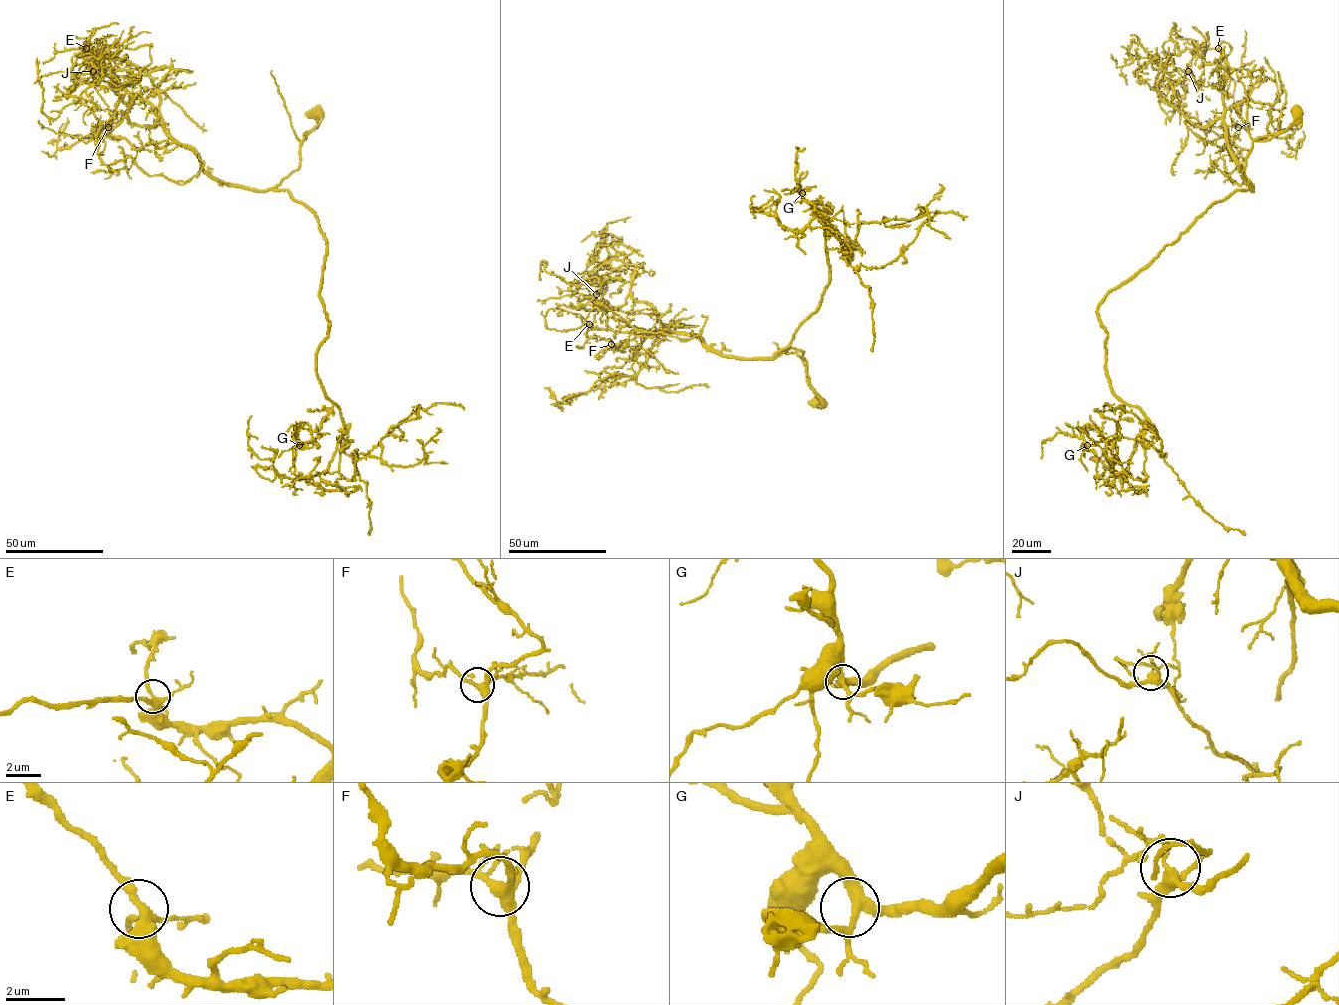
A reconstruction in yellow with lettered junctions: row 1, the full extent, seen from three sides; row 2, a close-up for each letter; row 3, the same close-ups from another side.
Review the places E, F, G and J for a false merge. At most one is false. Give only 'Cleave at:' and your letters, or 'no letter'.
Cleave at: no letter

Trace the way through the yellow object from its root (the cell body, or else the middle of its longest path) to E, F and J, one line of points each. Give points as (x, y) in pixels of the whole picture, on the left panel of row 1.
E: (316, 112), (300, 166), (279, 184), (227, 186), (167, 131), (148, 75), (86, 48)
F: (316, 112), (300, 166), (263, 190), (220, 183), (174, 143), (135, 149), (108, 127)
J: (316, 112), (300, 166), (249, 190), (215, 180), (172, 136), (139, 68), (94, 55), (93, 71)

